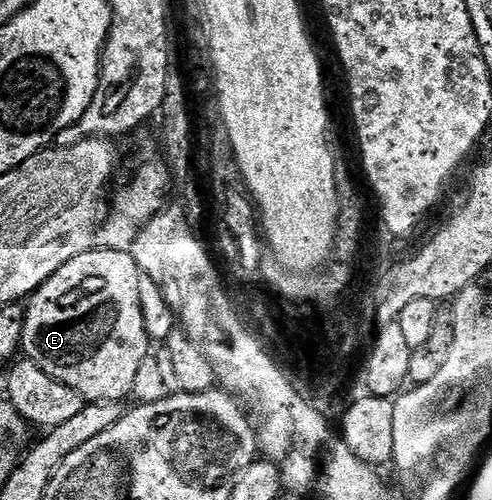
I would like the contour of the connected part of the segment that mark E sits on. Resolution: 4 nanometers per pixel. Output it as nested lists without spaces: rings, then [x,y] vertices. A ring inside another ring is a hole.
[[[96,249],[90,252],[82,252],[78,257],[70,259],[56,273],[50,276],[35,293],[29,296],[24,307],[23,333],[20,341],[21,352],[25,355],[25,358],[31,359],[36,365],[41,367],[48,376],[78,392],[85,402],[123,402],[122,399],[126,395],[128,397],[131,394],[140,363],[144,361],[146,356],[149,356],[152,348],[152,340],[150,341],[148,337],[148,329],[142,307],[142,281],[144,282],[143,274],[130,251]]]

